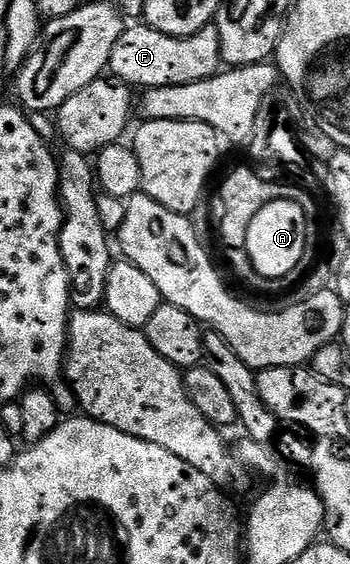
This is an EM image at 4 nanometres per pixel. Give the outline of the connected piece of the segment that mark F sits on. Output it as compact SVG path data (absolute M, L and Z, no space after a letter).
M135 23L127 27L117 39L112 51L109 73L112 78L125 85L145 90L181 83L197 83L201 79L214 77L223 64L221 39L214 24L206 25L191 37L174 37L152 29L146 23Z

